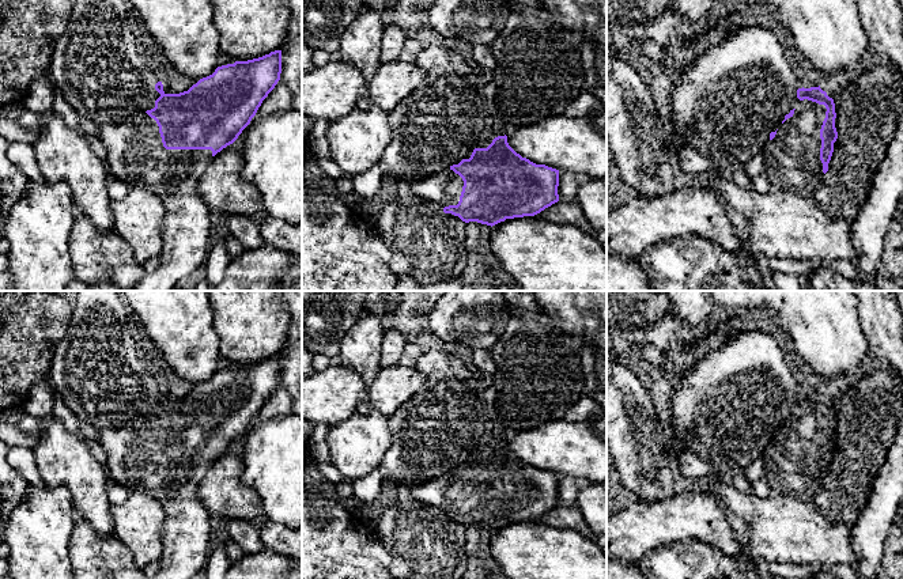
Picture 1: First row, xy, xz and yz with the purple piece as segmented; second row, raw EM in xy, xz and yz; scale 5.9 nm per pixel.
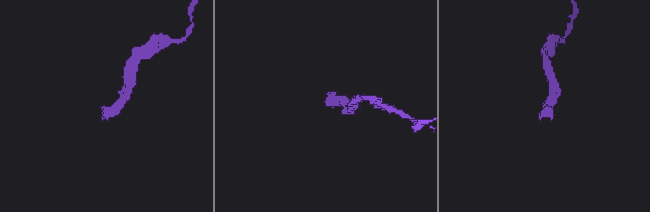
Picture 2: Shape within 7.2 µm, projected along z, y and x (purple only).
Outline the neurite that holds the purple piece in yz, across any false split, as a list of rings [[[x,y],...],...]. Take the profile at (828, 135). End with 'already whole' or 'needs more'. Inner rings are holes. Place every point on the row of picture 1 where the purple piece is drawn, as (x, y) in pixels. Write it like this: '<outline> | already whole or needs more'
[[[819,87],[798,88],[797,106],[785,116],[782,125],[770,133],[770,141],[764,145],[764,175],[775,190],[790,190],[805,197],[813,197],[821,185],[823,175],[828,171],[828,163],[838,139],[835,128],[835,103]]] | needs more

